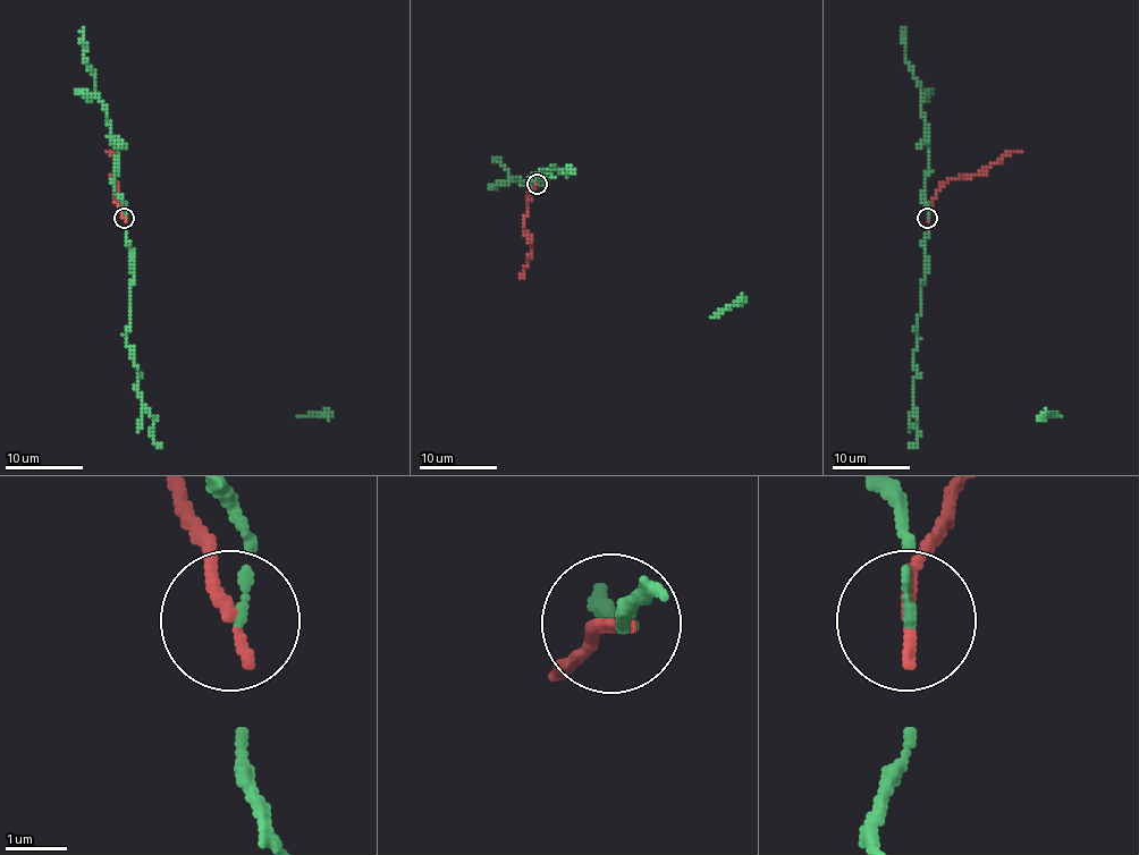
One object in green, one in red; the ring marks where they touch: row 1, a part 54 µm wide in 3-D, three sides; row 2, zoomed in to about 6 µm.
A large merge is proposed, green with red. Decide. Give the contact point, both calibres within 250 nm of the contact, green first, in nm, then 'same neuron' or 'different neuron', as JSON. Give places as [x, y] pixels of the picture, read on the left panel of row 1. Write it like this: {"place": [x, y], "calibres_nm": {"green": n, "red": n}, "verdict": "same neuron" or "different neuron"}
{"place": [124, 218], "calibres_nm": {"green": 130, "red": 240}, "verdict": "different neuron"}

